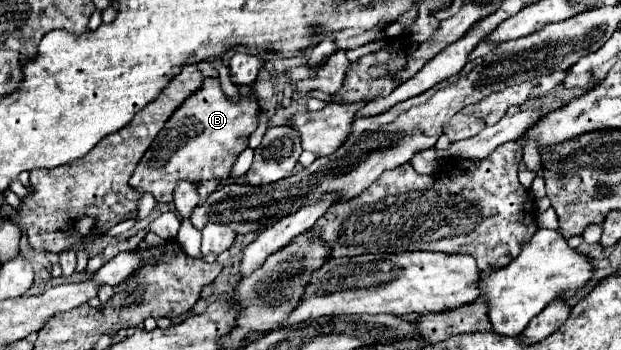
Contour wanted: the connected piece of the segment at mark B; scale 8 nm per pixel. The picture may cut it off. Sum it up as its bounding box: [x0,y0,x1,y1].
[130,70,274,202]

